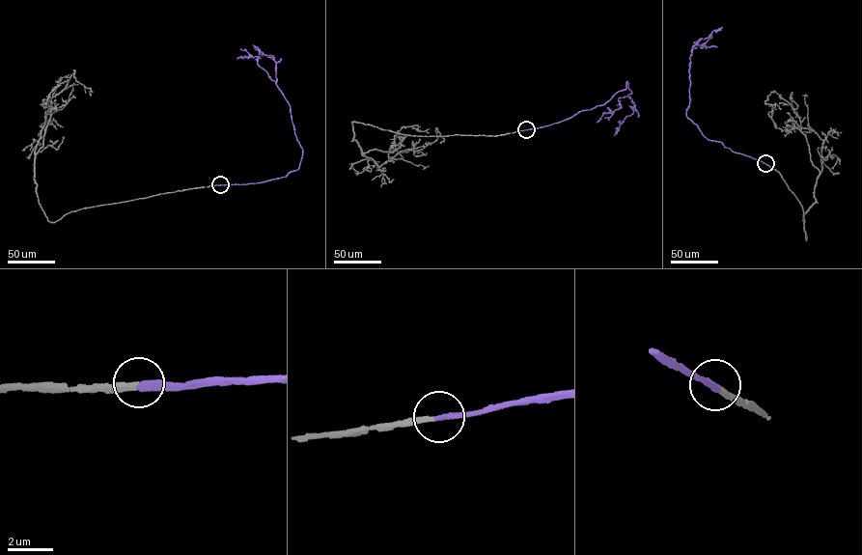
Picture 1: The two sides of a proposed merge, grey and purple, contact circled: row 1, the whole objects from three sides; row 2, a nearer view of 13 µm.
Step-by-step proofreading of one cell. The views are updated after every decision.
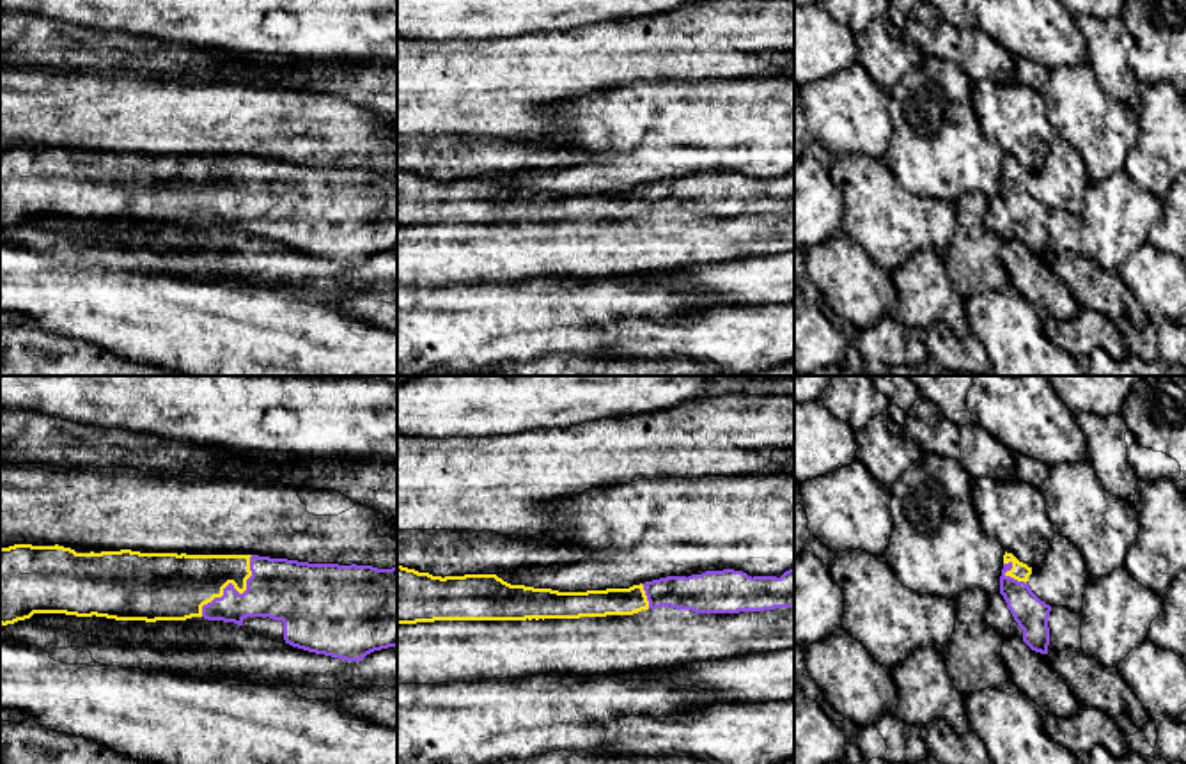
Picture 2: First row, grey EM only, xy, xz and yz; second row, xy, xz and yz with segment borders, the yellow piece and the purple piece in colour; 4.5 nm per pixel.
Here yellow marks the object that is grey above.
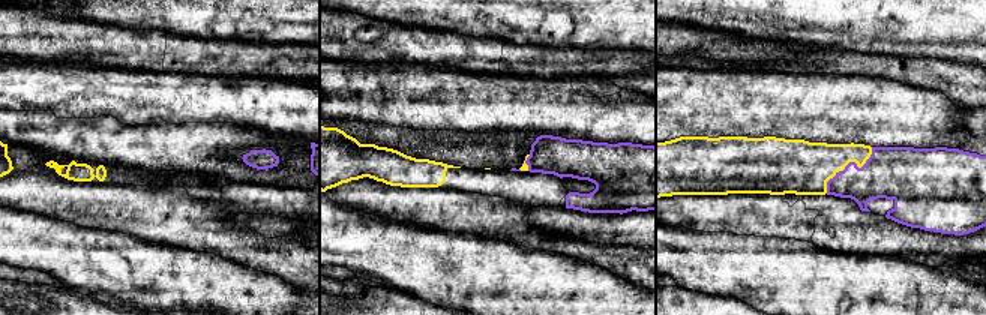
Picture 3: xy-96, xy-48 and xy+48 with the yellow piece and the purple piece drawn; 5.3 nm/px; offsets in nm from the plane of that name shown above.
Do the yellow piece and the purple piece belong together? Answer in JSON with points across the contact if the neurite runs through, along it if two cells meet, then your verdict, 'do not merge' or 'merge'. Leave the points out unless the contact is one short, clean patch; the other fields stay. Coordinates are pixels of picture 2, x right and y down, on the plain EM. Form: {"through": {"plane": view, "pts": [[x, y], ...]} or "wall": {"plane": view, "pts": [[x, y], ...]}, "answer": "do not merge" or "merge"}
{"through": {"plane": "xy", "pts": [[179, 188], [234, 190], [289, 194]]}, "answer": "merge"}

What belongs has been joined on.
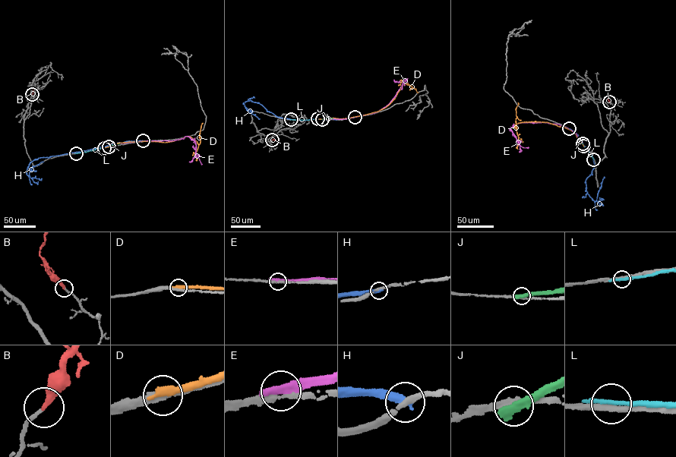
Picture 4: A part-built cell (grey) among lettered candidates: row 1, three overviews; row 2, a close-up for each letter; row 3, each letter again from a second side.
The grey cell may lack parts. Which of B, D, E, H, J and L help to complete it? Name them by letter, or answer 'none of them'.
B

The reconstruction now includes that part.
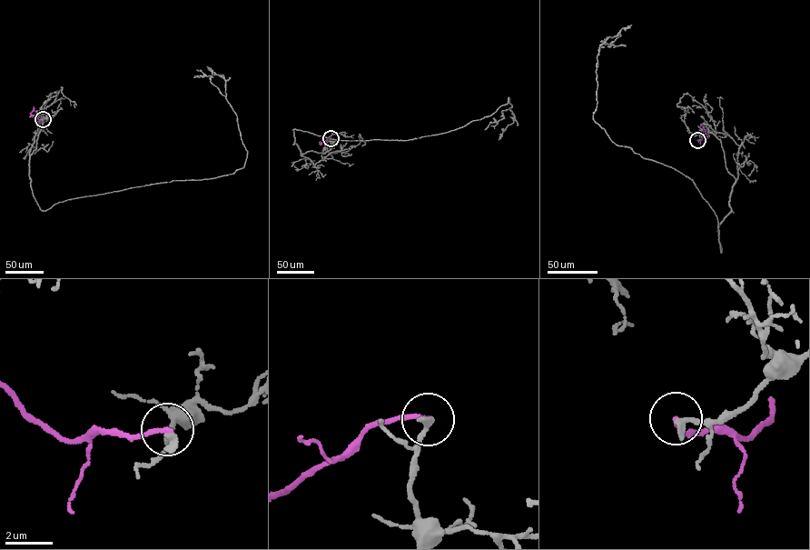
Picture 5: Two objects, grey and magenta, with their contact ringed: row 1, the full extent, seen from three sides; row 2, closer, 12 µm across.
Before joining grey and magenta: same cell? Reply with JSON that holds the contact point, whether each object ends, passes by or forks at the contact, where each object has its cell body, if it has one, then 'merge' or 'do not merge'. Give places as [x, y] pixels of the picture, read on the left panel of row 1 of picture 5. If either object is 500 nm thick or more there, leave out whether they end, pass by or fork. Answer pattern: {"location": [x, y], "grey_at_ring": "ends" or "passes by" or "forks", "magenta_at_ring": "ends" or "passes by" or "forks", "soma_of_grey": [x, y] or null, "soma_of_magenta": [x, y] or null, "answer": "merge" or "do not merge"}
{"location": [43, 119], "grey_at_ring": "ends", "magenta_at_ring": "ends", "soma_of_grey": null, "soma_of_magenta": null, "answer": "do not merge"}

